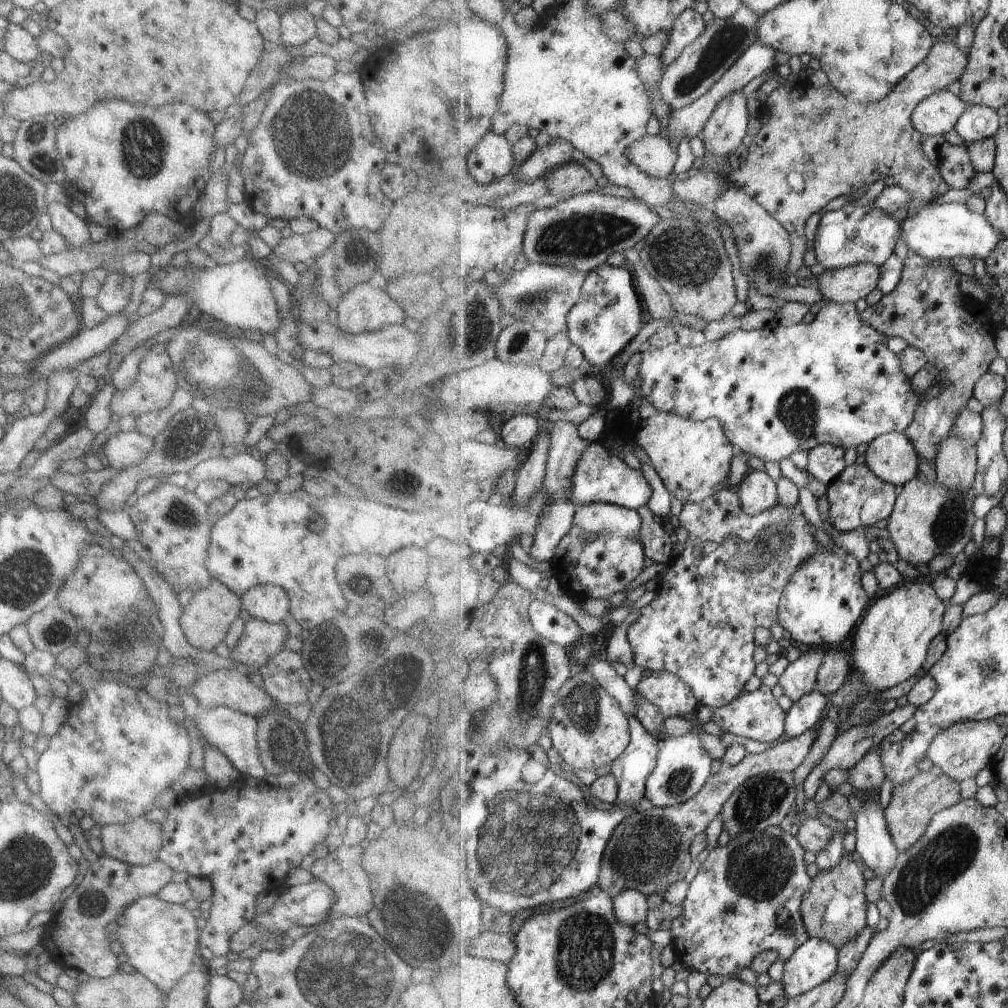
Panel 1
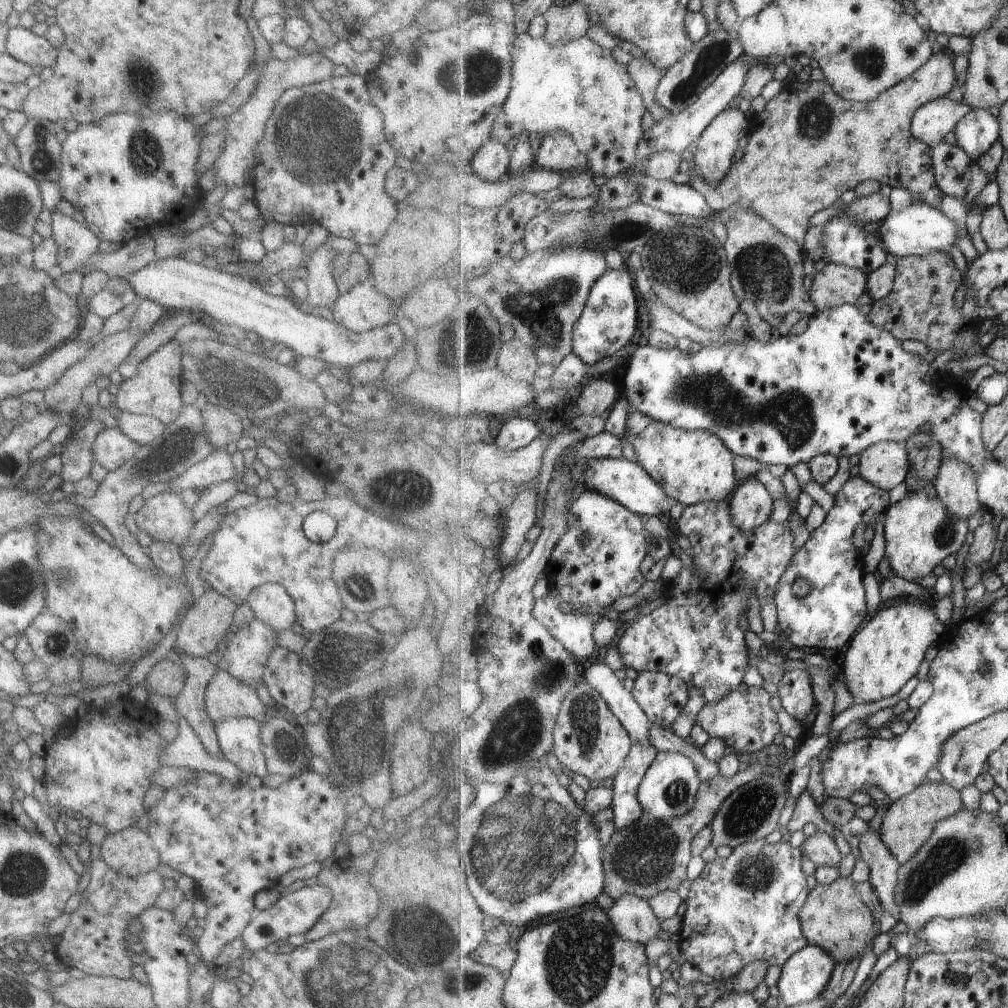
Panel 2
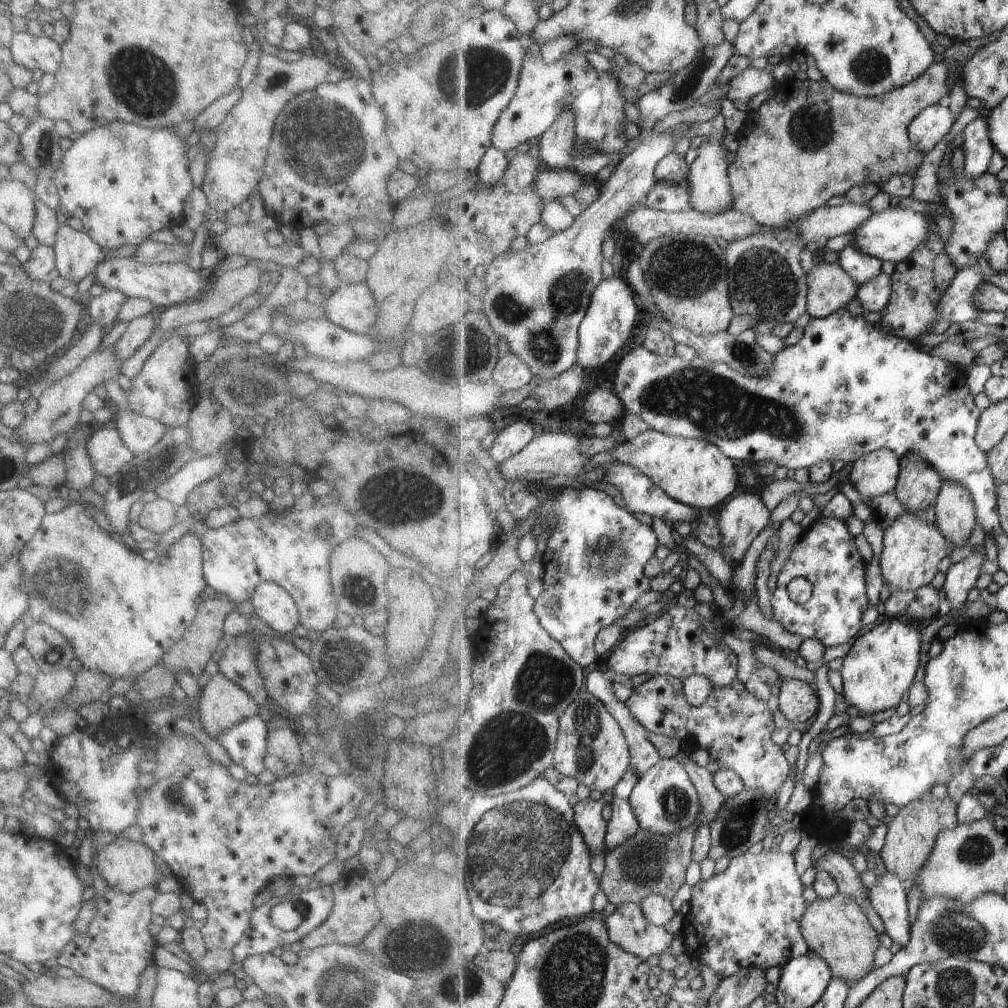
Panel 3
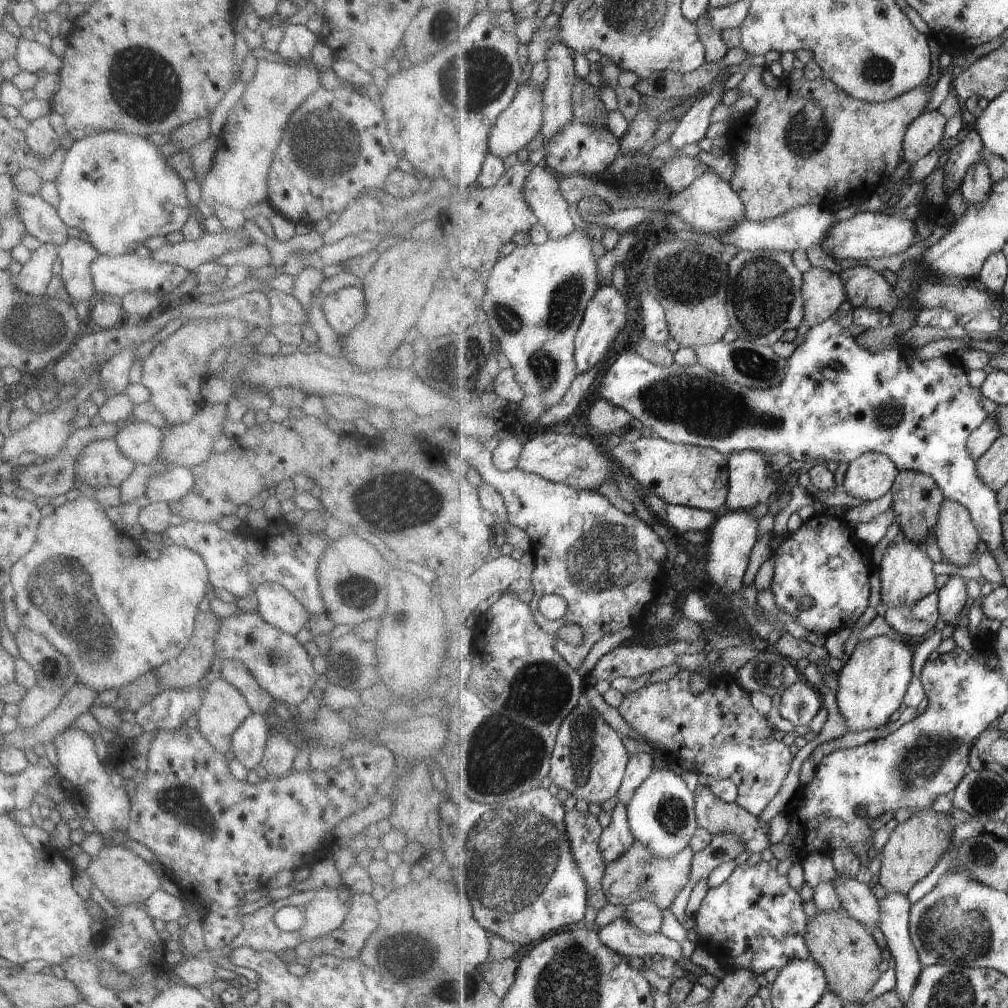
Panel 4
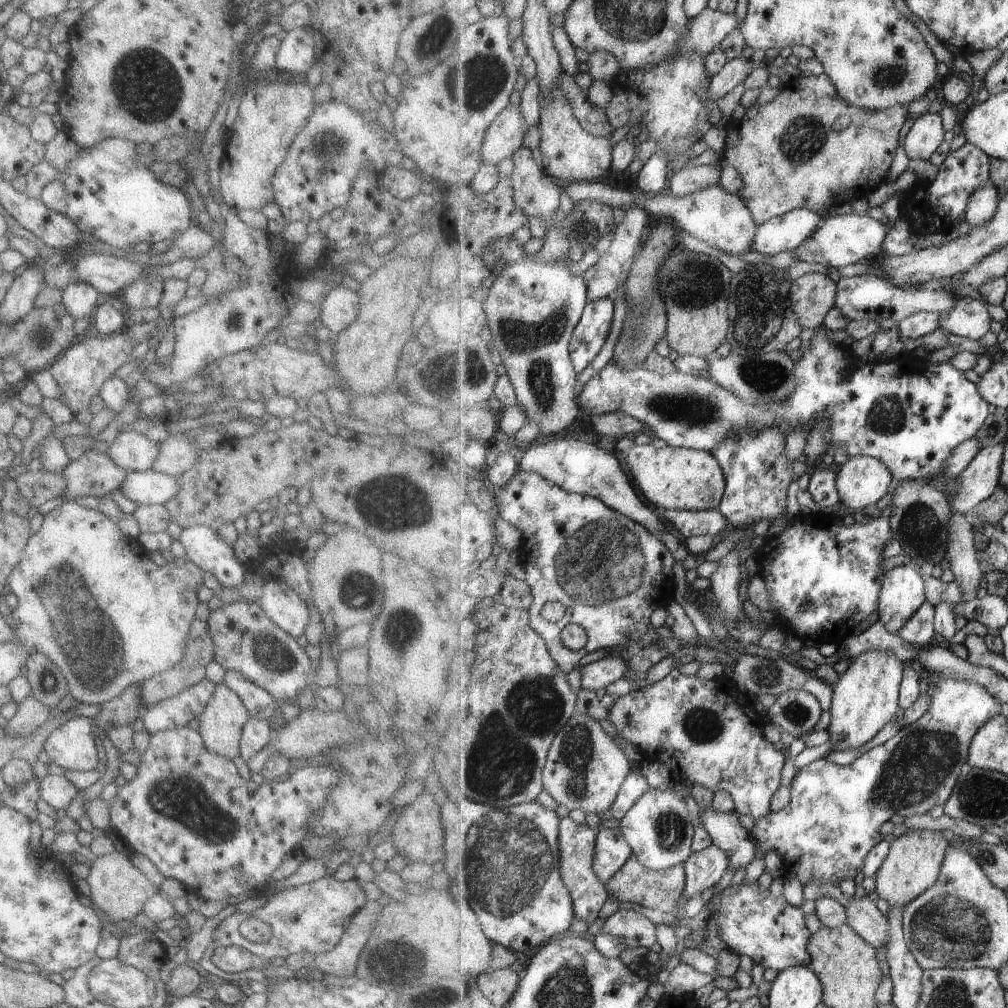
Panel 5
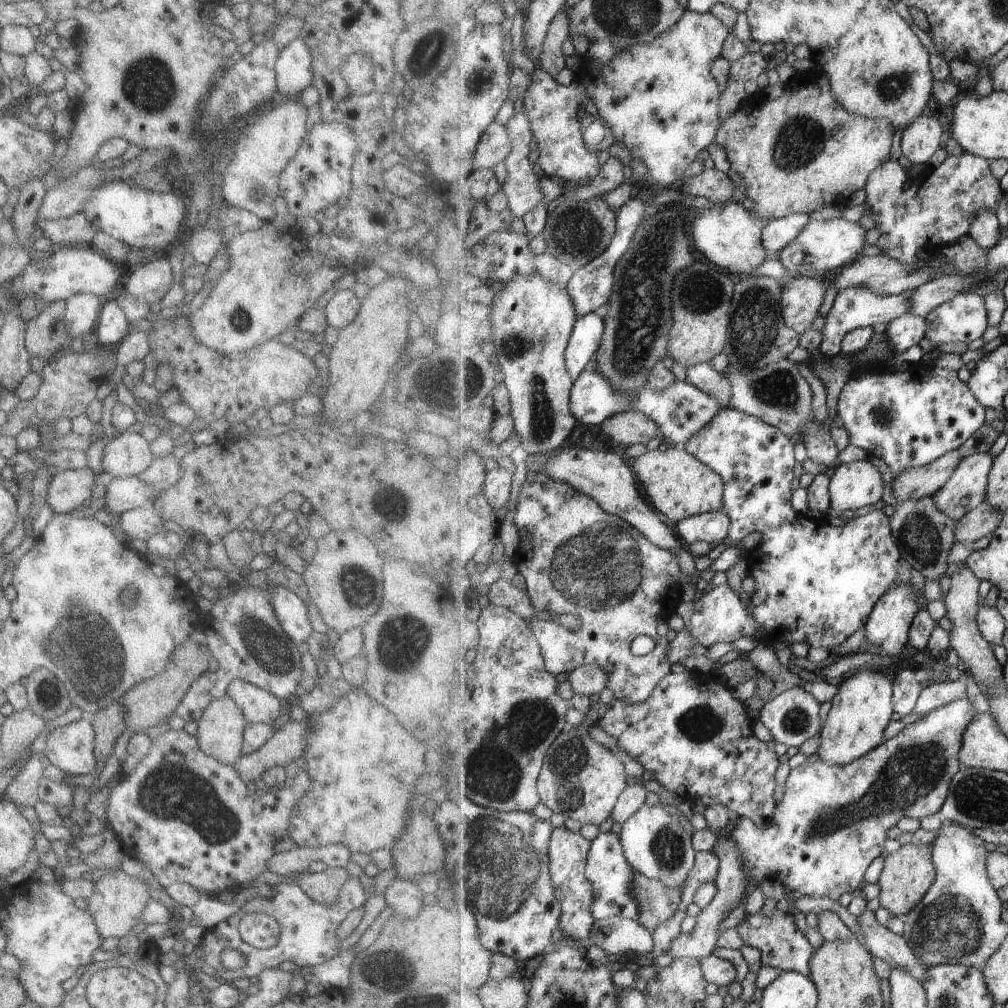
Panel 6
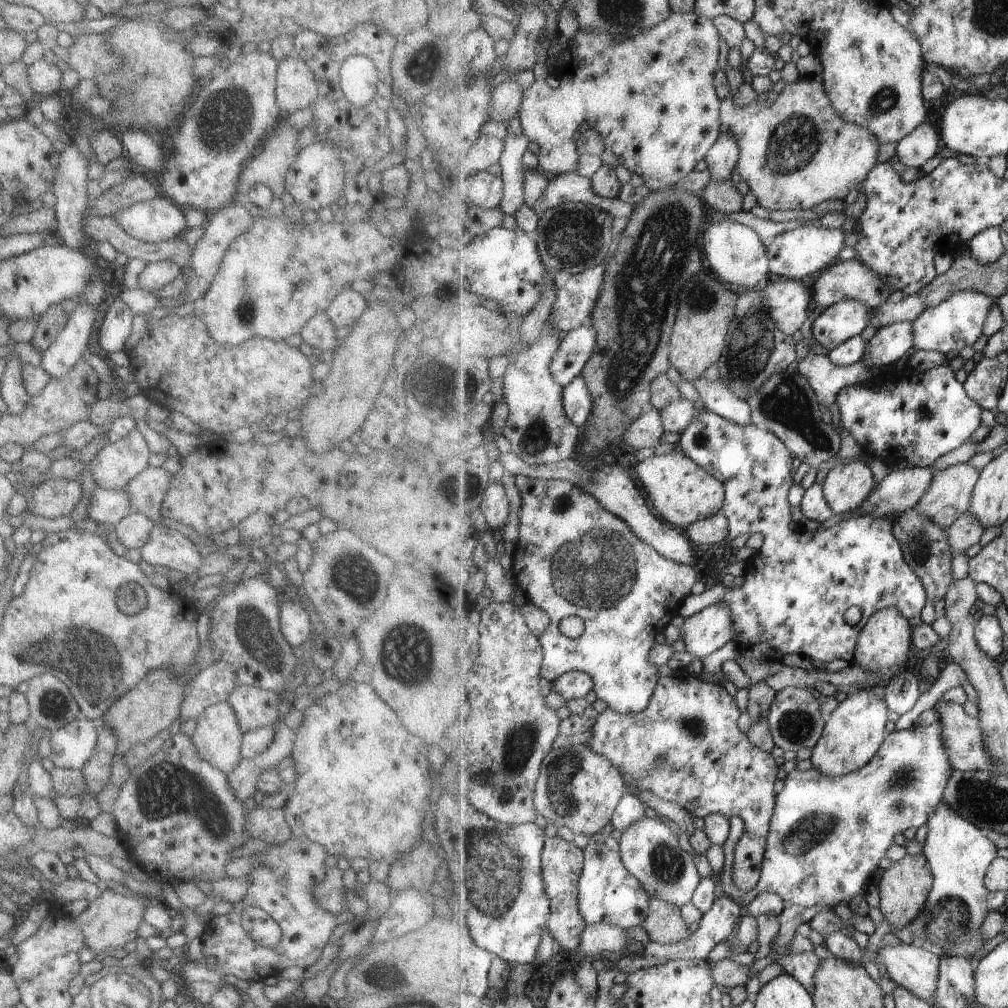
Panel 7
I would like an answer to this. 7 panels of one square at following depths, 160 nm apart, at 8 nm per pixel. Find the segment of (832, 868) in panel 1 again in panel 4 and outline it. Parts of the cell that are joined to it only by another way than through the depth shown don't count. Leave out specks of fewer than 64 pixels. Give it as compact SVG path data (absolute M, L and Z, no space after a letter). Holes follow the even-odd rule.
M821 883L814 890L813 901L819 912L809 919L806 936L806 943L813 959L824 968L829 990L841 998L844 1004L856 1002L865 1006L870 1000L869 992L881 978L881 947L877 944L872 930L842 908L842 902L833 884Z

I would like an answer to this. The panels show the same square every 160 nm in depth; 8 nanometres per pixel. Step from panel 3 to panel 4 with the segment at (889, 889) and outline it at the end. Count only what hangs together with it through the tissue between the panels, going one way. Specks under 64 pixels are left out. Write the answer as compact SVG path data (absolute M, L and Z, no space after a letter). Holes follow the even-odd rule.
M888 893L884 899L880 900L880 929L886 936L888 950L891 952L891 956L895 962L896 985L893 990L899 993L905 1004L918 985L921 973L925 967L921 962L916 942L913 940L910 932L911 910L912 900L903 893Z

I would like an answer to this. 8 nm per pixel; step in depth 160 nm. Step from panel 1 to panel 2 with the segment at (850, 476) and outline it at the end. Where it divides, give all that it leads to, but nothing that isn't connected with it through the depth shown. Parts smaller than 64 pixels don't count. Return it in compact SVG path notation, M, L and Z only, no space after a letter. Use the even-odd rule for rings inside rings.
M856 475L850 478L840 492L835 494L835 507L824 520L824 523L816 528L808 538L808 541L796 552L792 564L780 578L775 598L778 608L778 622L781 632L787 635L789 645L796 649L809 648L807 650L825 650L831 654L839 652L845 644L848 646L858 634L859 626L867 620L867 593L864 586L866 573L864 572L863 554L857 549L854 542L854 533L857 526L863 523L875 523L884 520L886 512L891 508L890 492L870 484L863 476ZM797 580L809 580L813 590L801 598L795 594L793 586Z

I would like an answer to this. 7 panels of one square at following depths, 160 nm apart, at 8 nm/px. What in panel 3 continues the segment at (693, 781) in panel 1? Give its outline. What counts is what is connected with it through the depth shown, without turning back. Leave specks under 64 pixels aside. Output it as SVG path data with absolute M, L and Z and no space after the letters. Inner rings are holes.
M675 757L663 759L650 768L633 789L630 801L641 829L661 835L680 833L697 823L700 814L700 796L688 770Z

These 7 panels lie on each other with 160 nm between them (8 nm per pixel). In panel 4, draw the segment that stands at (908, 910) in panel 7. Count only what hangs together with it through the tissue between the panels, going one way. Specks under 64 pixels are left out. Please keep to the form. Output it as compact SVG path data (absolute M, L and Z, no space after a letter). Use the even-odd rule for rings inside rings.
M933 809L916 810L909 820L899 824L889 834L889 839L885 846L881 848L881 854L884 855L881 859L881 868L878 876L878 882L881 886L889 893L903 893L908 896L911 889L926 876L929 876L941 858L951 850L955 824L952 811L940 813L934 812Z

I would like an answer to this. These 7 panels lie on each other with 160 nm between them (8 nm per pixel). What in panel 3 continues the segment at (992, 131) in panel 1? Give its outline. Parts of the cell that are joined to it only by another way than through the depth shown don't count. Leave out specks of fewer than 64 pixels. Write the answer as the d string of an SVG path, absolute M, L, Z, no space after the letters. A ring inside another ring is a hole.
M978 117L963 130L964 144L962 146L965 176L976 179L989 171L993 154L996 149L991 141L991 128L988 118Z

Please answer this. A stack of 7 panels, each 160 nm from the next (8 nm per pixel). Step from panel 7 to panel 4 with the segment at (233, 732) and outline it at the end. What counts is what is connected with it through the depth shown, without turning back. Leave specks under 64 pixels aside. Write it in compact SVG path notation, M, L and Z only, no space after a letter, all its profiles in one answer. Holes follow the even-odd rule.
M221 677L208 682L200 702L196 729L222 755L230 748L232 732L251 714L241 693Z

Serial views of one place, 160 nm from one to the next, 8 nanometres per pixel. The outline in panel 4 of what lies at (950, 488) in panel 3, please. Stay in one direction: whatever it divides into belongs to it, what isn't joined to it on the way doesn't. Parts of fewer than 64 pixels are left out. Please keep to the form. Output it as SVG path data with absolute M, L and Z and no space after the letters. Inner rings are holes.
M946 498L936 528L936 542L943 559L959 568L979 566L977 544L981 540L980 529L973 522L970 510Z

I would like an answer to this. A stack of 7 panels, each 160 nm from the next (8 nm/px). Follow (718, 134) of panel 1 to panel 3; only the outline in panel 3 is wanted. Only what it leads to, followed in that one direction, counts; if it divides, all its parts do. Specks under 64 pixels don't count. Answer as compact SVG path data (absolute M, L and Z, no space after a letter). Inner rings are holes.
M727 130L719 139L711 139L700 146L697 149L696 160L690 166L691 176L688 187L692 194L693 209L710 215L718 215L734 208L734 196L728 172L730 164L727 164L727 160L725 160L727 149L725 150L719 142L724 135L729 136Z

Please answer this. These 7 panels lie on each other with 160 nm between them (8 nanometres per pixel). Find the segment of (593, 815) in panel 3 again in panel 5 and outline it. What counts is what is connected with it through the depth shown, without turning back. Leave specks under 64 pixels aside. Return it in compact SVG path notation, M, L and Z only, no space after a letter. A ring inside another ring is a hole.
M565 817L560 822L560 873L564 878L565 886L572 894L575 905L576 920L583 920L587 926L600 918L600 912L610 897L606 884L603 884L594 869L594 856L598 832L589 826L577 824L571 818Z

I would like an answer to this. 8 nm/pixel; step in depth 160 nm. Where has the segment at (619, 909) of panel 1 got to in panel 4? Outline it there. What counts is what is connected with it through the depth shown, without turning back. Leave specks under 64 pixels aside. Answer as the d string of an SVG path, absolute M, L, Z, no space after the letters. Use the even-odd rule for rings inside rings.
M621 917L600 930L600 939L615 952L631 958L642 958L646 961L655 954L683 960L679 941L666 937L663 933L650 935L637 929L627 919Z

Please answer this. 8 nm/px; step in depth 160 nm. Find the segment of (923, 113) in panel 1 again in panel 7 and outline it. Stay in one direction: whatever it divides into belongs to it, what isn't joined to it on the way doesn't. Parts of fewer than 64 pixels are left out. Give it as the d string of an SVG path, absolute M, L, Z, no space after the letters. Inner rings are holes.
M923 123L917 130L914 130L908 137L905 137L896 146L896 155L899 162L909 168L918 170L921 166L937 156L943 147L940 132L935 130L935 126Z

